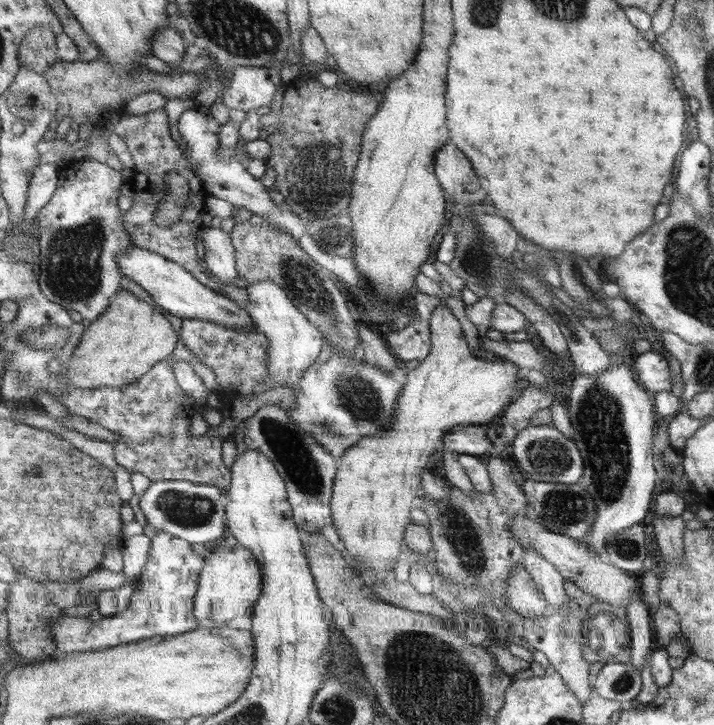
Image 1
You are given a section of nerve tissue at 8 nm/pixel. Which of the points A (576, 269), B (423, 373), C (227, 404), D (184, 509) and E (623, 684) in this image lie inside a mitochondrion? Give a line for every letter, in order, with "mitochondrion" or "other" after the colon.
A: other
B: other
C: other
D: mitochondrion
E: mitochondrion

